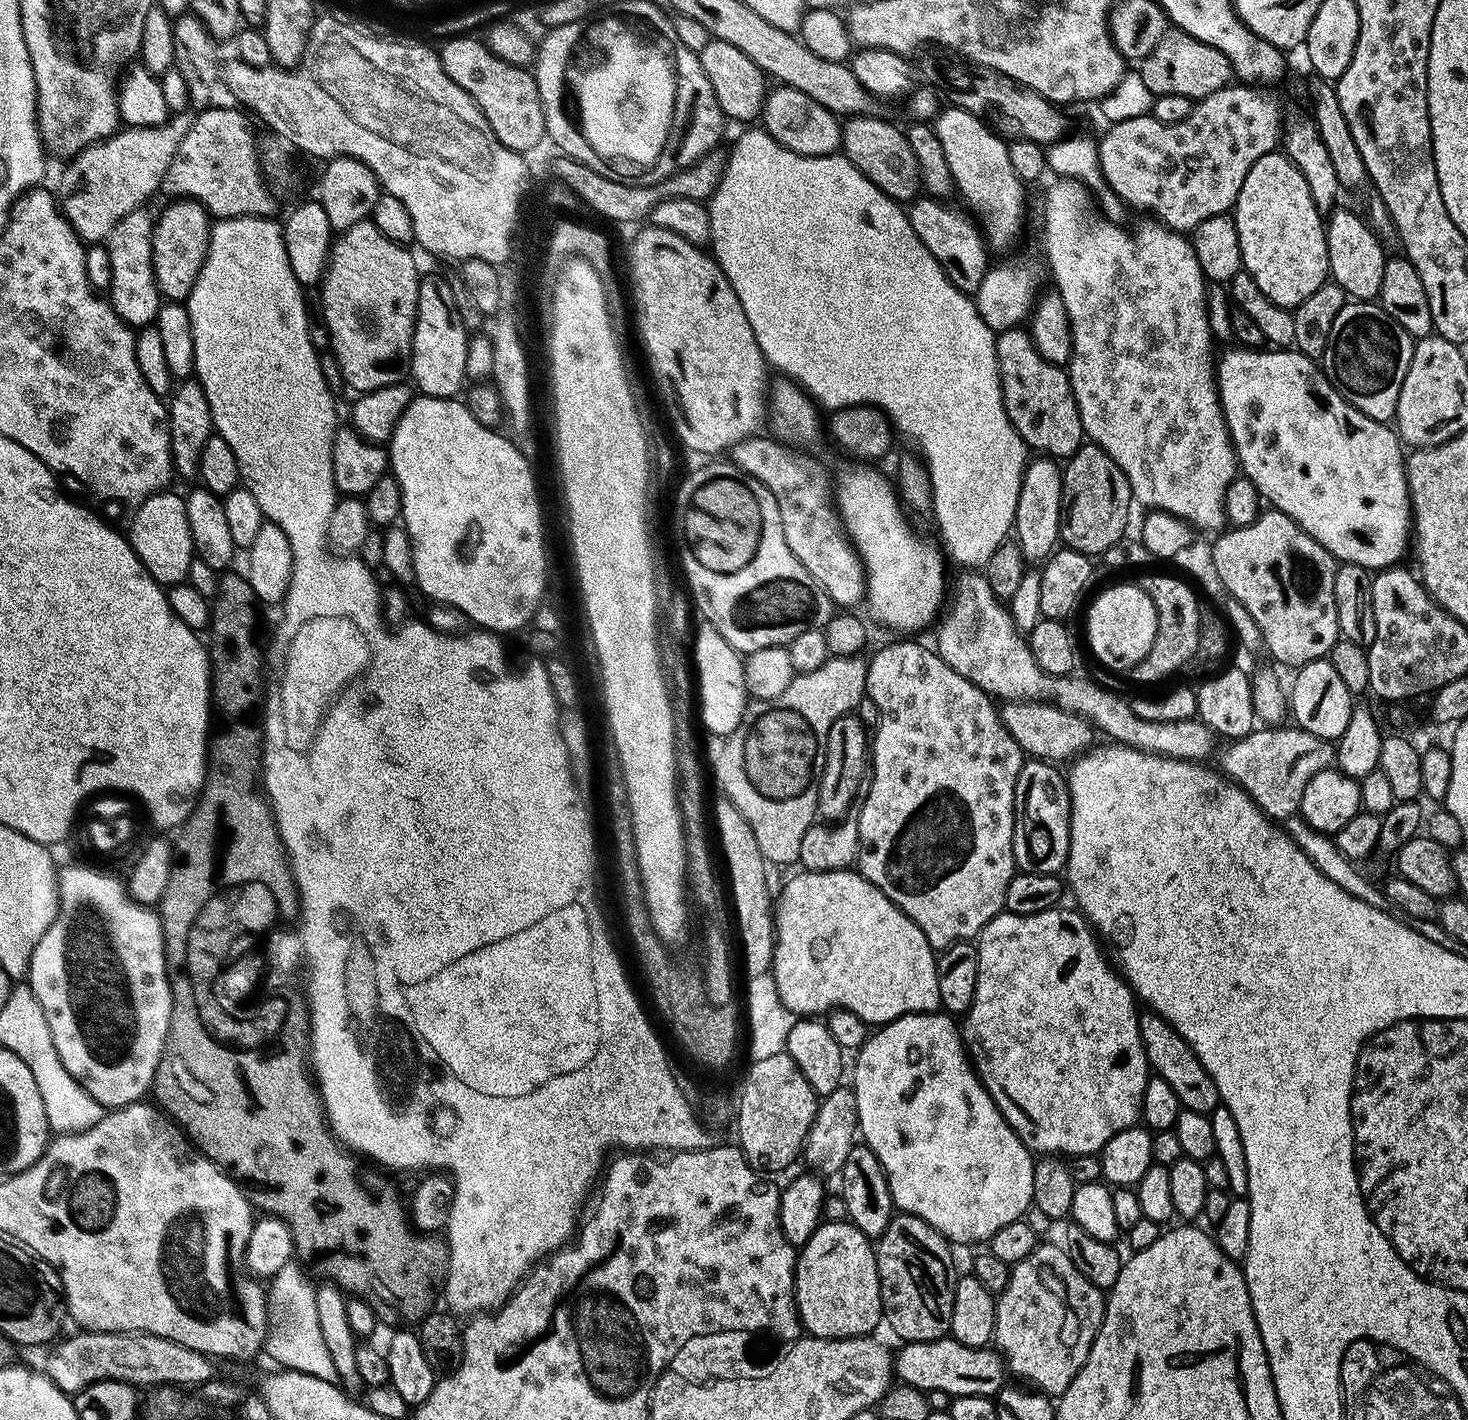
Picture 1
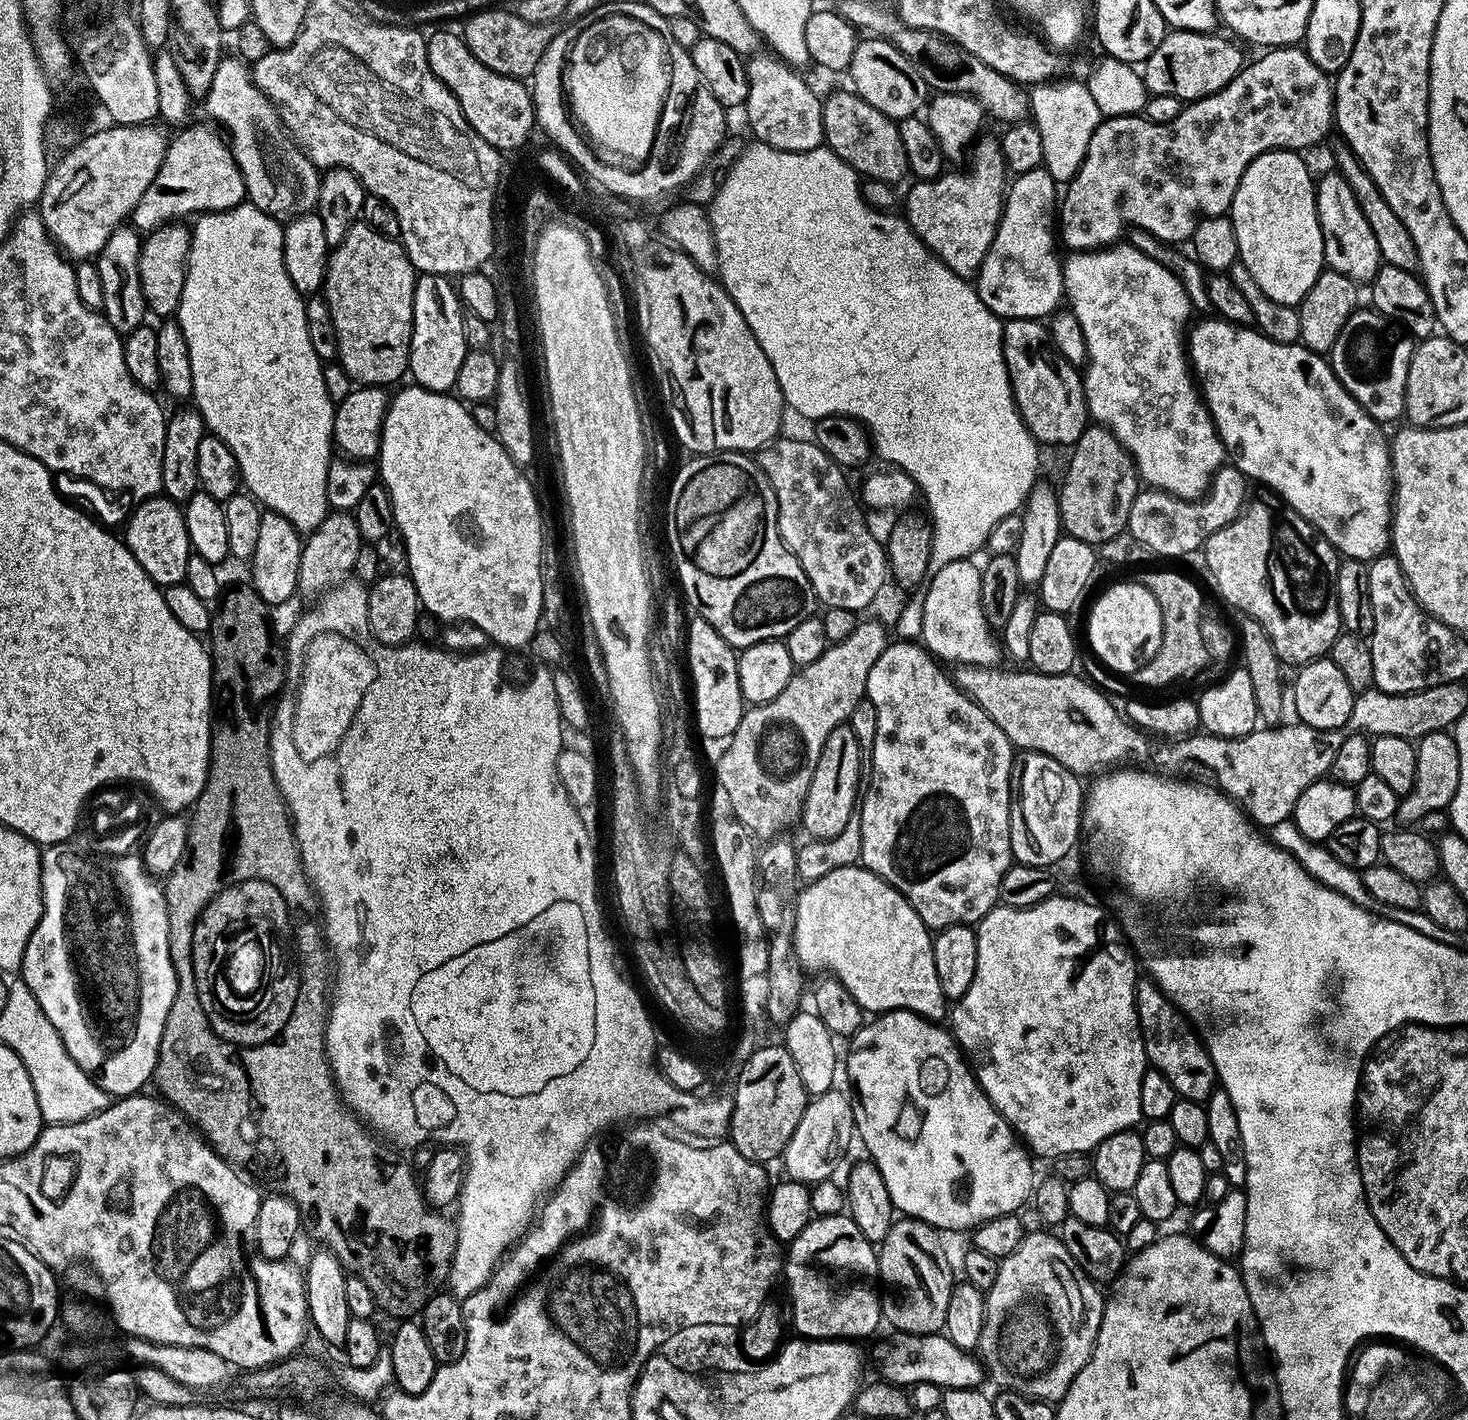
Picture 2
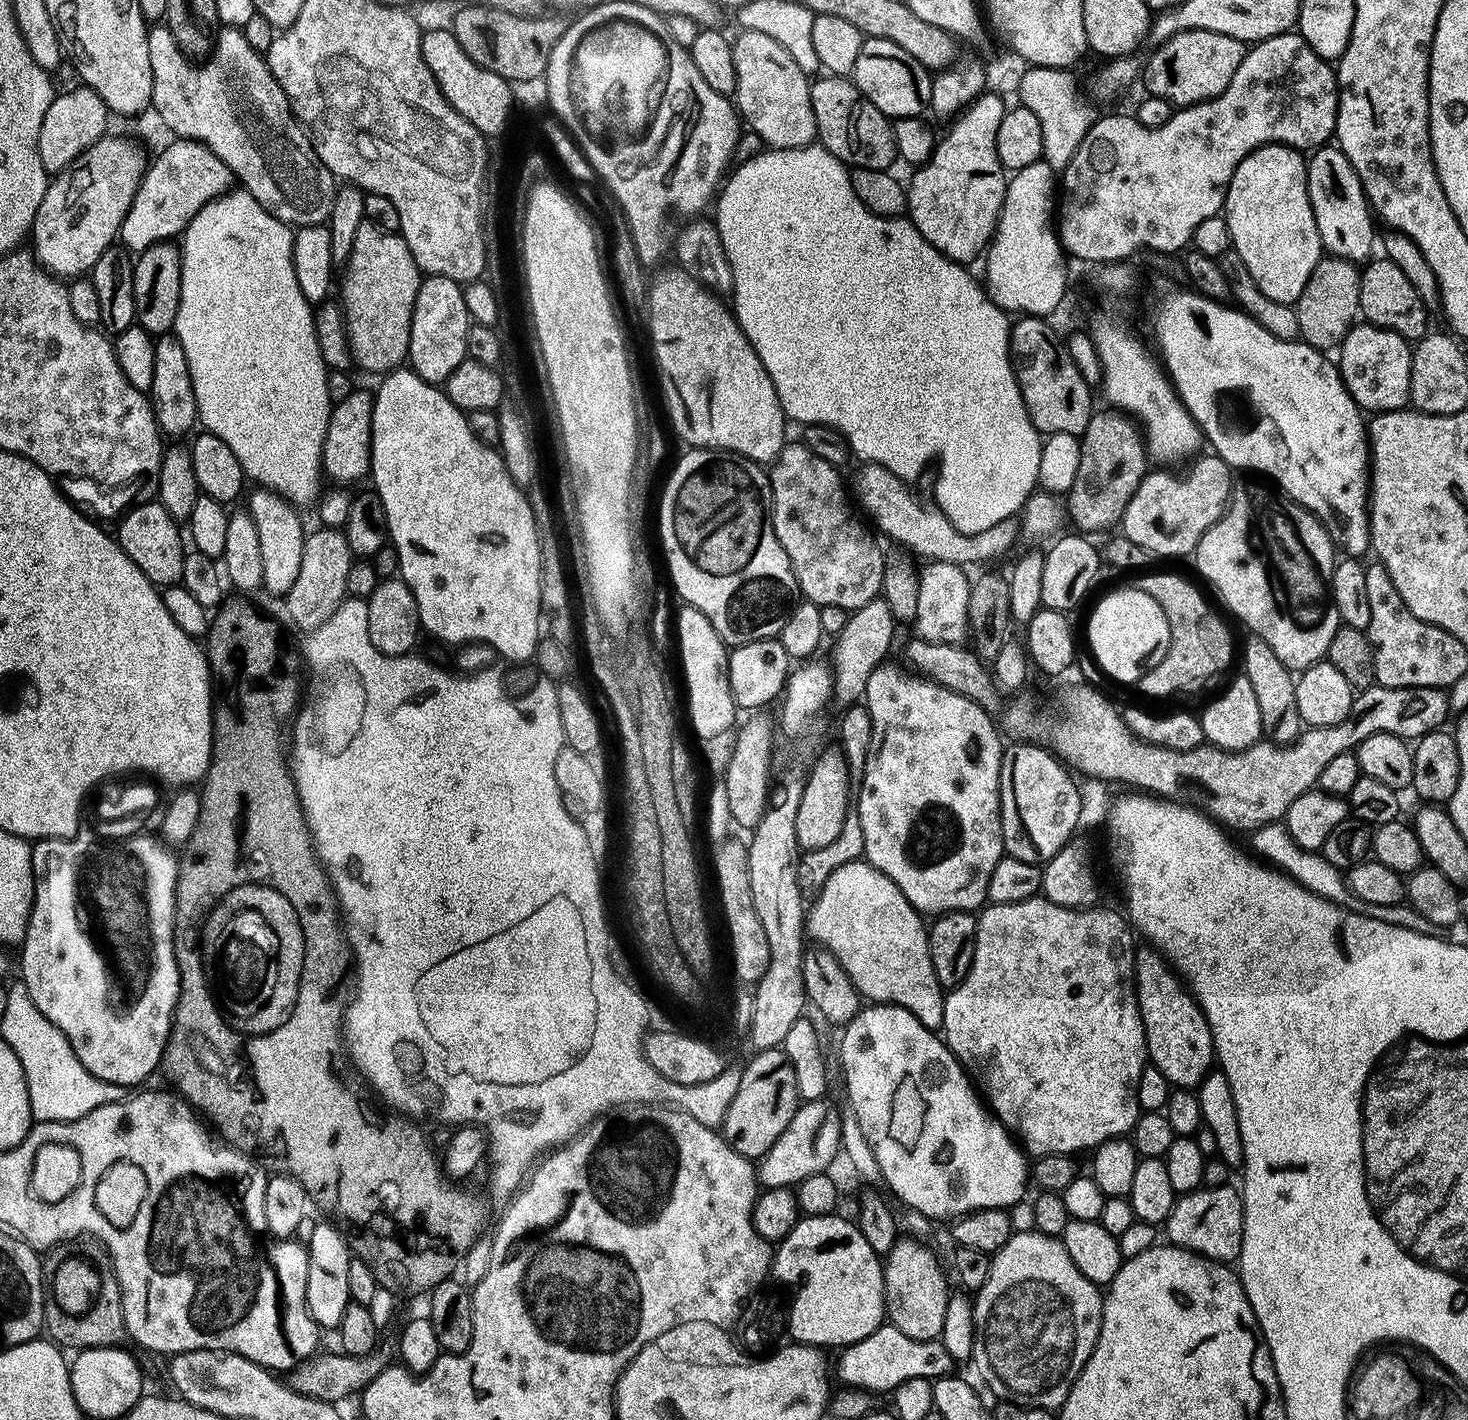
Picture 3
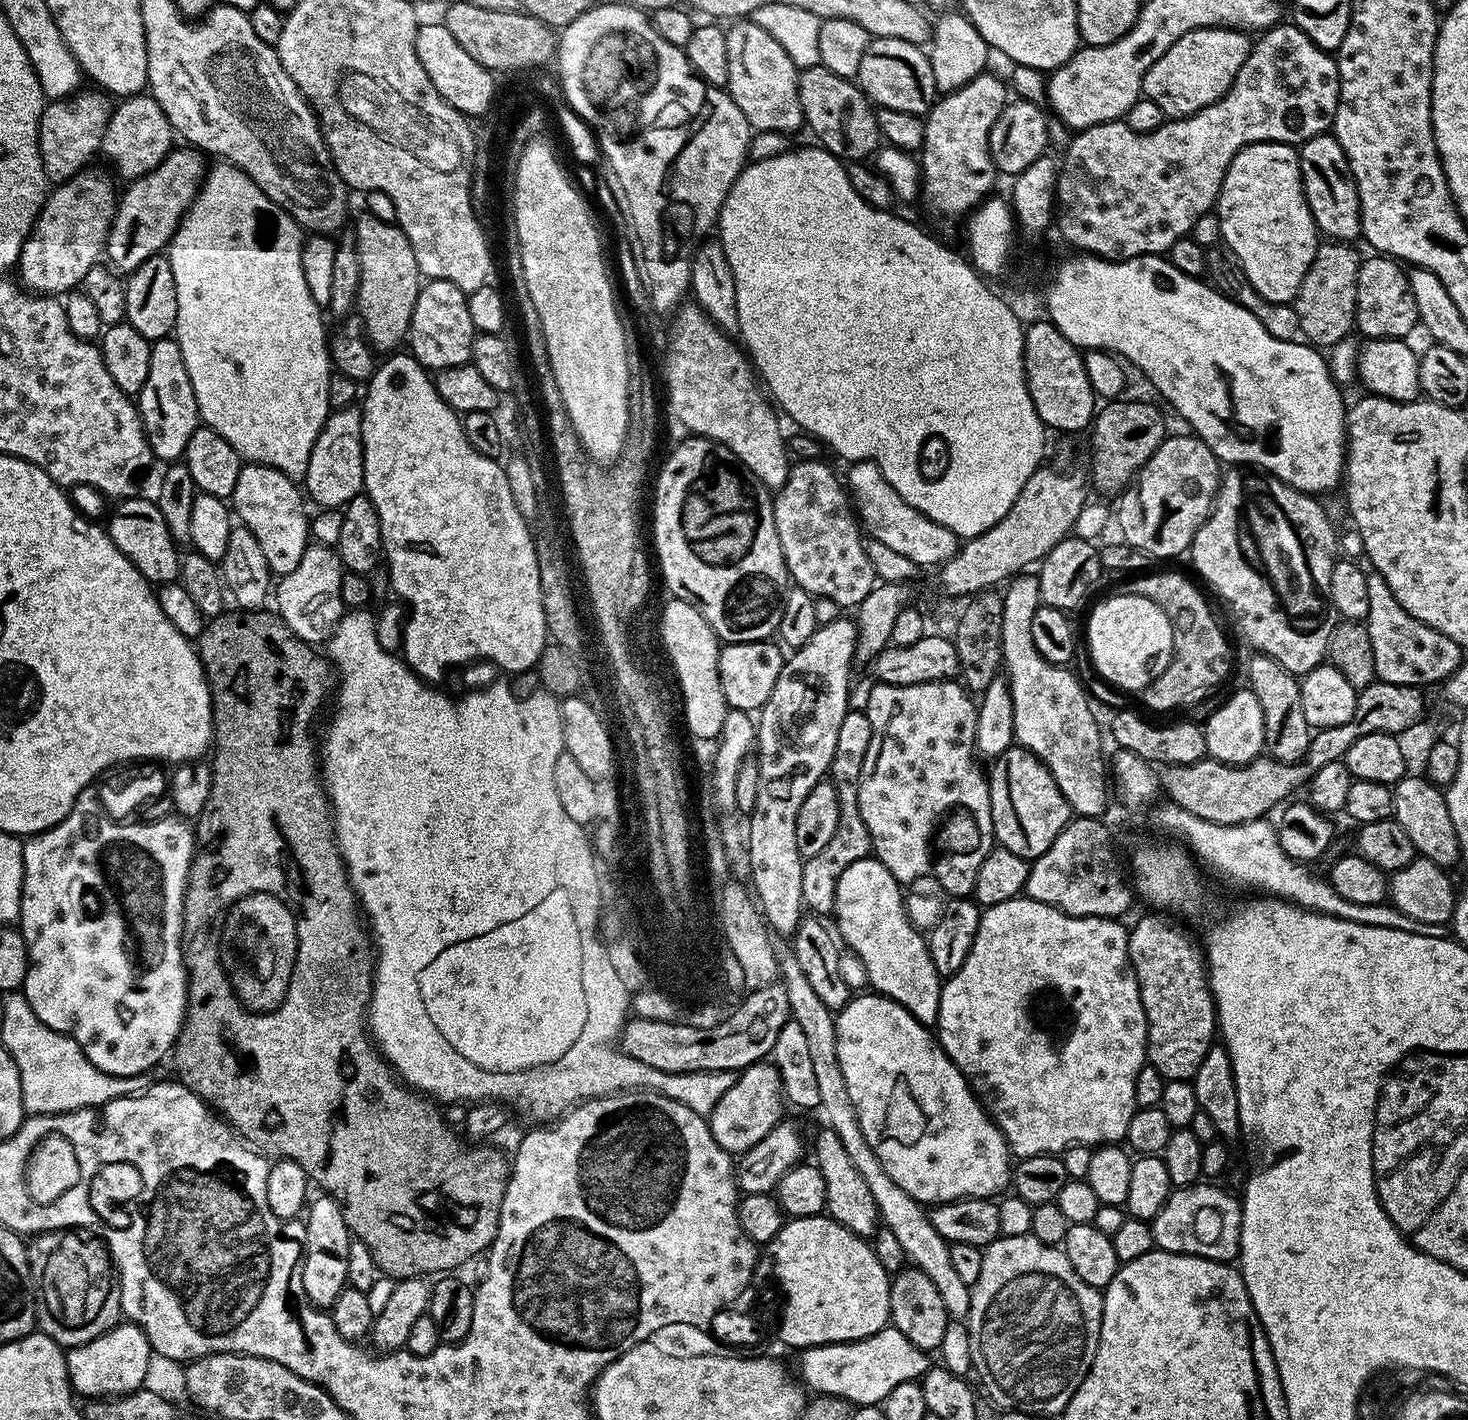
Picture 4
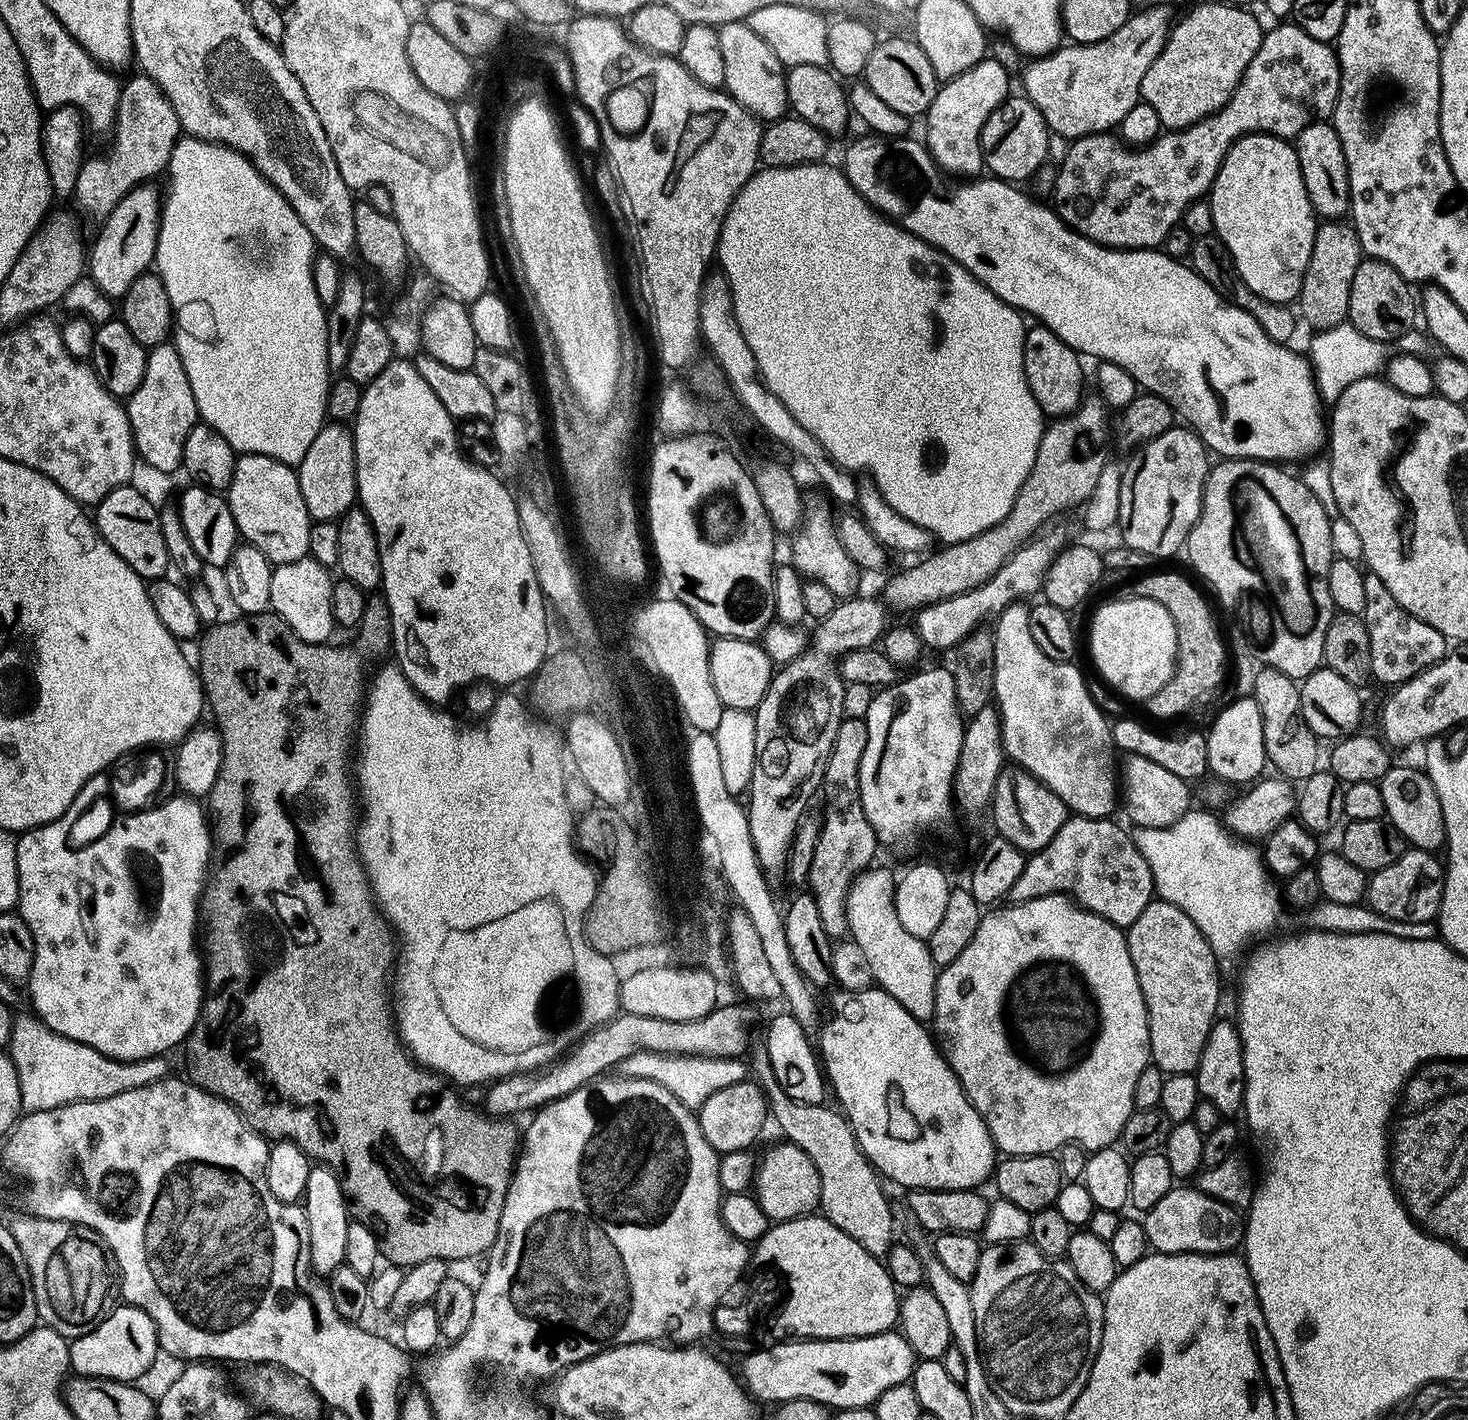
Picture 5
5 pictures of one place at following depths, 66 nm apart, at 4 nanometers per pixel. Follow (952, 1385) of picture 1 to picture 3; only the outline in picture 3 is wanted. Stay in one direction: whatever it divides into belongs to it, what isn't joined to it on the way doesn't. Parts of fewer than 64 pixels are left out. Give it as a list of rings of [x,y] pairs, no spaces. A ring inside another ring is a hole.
[[[885,1323],[874,1334],[862,1338],[862,1342],[850,1344],[839,1353],[840,1361],[834,1364],[834,1372],[840,1375],[839,1383],[853,1388],[868,1389],[869,1392],[891,1393],[910,1378],[924,1378],[930,1381],[937,1376],[946,1376],[953,1371],[954,1361],[948,1356],[940,1340],[915,1340],[906,1338],[902,1330]]]

